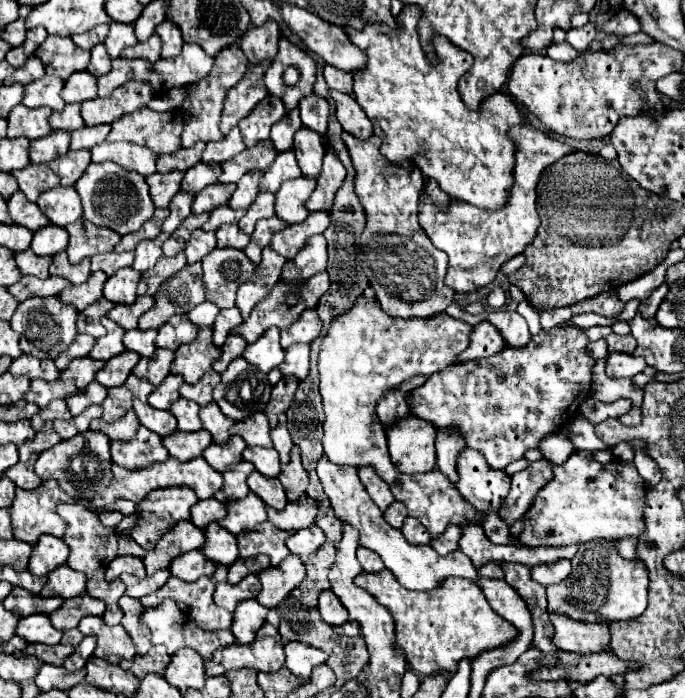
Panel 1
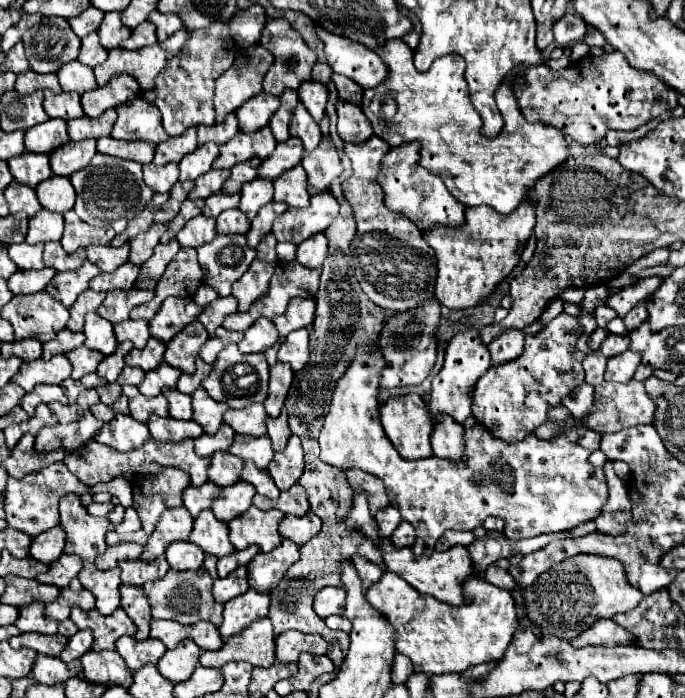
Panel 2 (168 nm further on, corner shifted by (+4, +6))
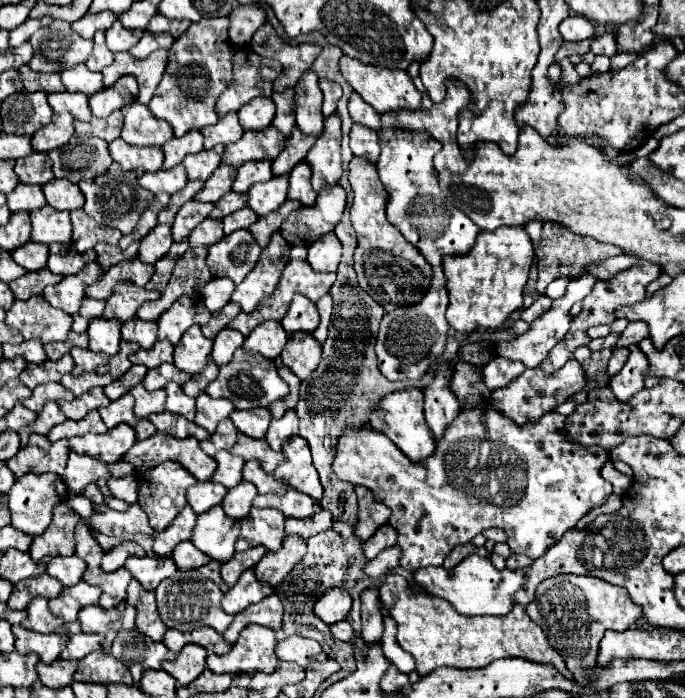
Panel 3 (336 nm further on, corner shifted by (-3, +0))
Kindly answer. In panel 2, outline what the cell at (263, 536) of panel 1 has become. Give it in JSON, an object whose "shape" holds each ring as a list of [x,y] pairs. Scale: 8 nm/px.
{"shape":[[[248,508],[240,518],[234,518],[230,526],[230,542],[236,550],[244,550],[252,544],[260,546],[262,552],[274,550],[282,538],[278,534],[278,524],[284,518],[280,510],[258,510]]]}

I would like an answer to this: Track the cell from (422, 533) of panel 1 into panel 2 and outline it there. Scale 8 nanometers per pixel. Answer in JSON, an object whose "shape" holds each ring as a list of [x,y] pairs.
{"shape":[[[402,522],[394,532],[392,536],[388,538],[396,548],[404,548],[404,546],[412,546],[412,538],[414,538],[414,530],[412,526],[408,526],[408,522]]]}

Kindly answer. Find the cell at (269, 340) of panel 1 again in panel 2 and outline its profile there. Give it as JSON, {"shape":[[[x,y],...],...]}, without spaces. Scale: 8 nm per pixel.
{"shape":[[[260,318],[244,332],[244,338],[238,342],[238,348],[242,352],[264,352],[276,340],[278,340],[278,330],[274,322],[268,318]]]}

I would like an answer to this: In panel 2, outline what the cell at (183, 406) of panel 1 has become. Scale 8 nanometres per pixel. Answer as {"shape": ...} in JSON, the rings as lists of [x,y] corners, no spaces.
{"shape":[[[164,388],[162,394],[168,400],[168,412],[172,418],[180,418],[180,420],[192,418],[192,398],[188,394],[182,394],[182,392],[170,390],[170,388]]]}

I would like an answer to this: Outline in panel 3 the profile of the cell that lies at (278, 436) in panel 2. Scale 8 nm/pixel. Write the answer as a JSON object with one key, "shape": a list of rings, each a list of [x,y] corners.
{"shape":[[[287,410],[283,418],[271,420],[265,440],[269,442],[271,448],[275,448],[277,452],[283,452],[283,444],[297,434],[299,434],[299,418],[295,416],[293,410]]]}

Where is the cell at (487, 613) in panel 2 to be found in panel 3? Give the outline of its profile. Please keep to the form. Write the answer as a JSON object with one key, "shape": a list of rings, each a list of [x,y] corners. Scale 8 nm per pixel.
{"shape":[[[397,574],[389,576],[379,588],[379,600],[389,608],[389,616],[397,624],[399,646],[415,658],[417,672],[421,676],[431,674],[435,668],[483,668],[499,658],[527,658],[531,662],[553,664],[563,676],[569,678],[569,670],[563,664],[559,652],[547,644],[543,630],[525,614],[523,606],[515,604],[507,616],[461,616],[447,600],[431,594],[415,594],[409,582]]]}

